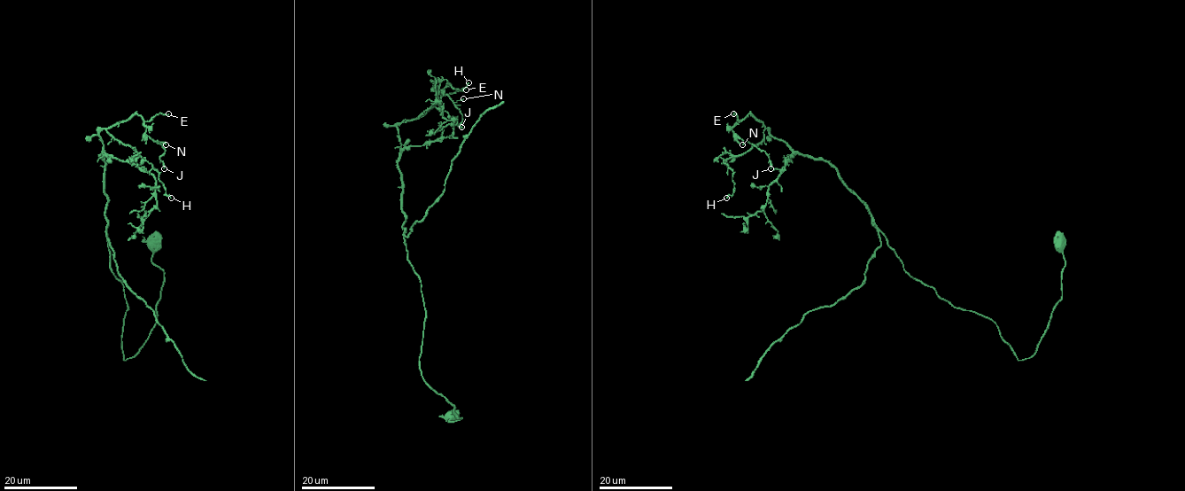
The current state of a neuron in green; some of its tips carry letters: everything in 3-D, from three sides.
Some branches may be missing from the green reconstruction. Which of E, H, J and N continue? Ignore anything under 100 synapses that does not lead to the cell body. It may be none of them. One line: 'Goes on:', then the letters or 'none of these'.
Goes on: none of these

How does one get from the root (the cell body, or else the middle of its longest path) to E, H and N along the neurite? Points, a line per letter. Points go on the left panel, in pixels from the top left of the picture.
E: (154, 244), (164, 271), (156, 322), (124, 360), (127, 305), (110, 268), (99, 132), (136, 113), (168, 113)
H: (154, 244), (164, 271), (156, 322), (124, 360), (127, 305), (110, 268), (99, 132), (150, 163), (171, 198)
N: (154, 244), (156, 322), (124, 360), (99, 132), (138, 113), (166, 144)

